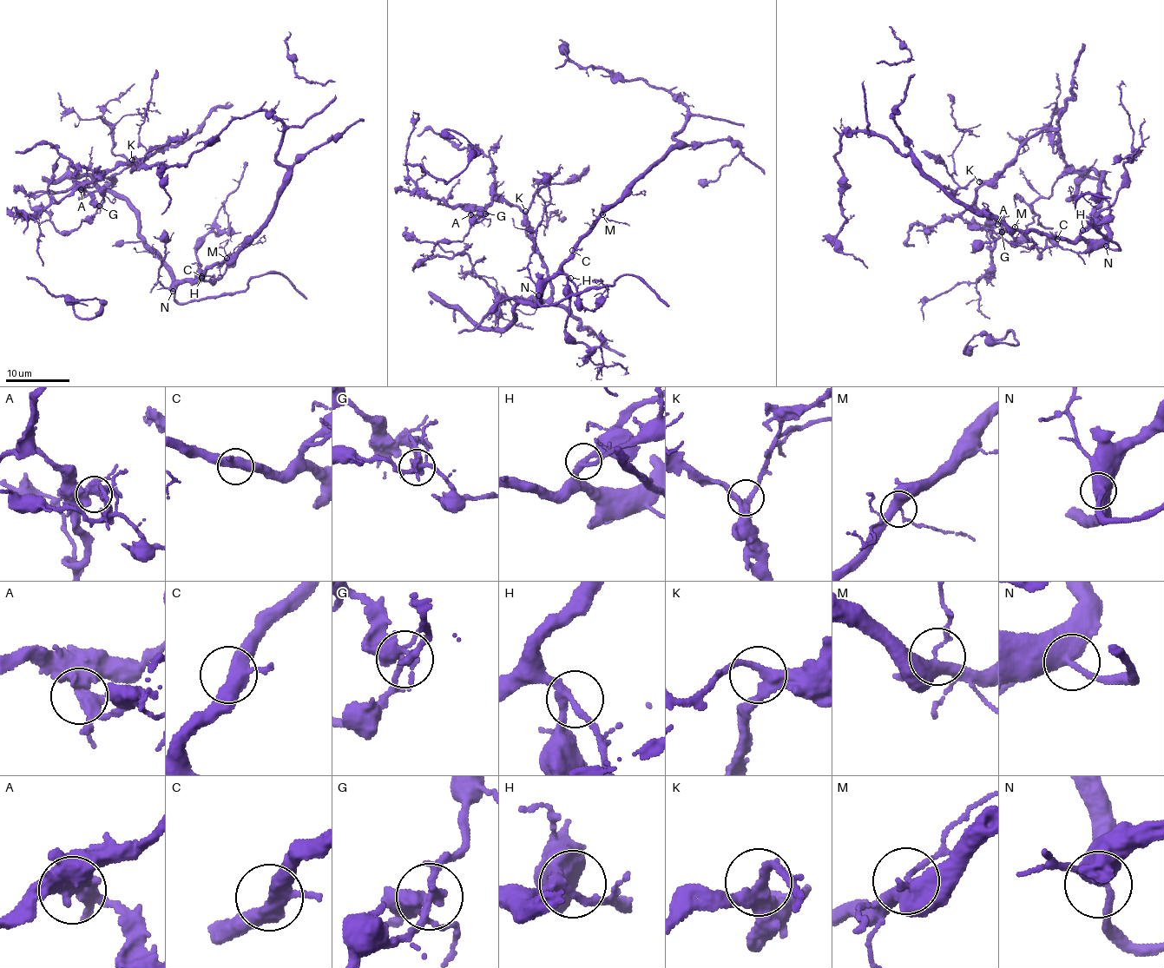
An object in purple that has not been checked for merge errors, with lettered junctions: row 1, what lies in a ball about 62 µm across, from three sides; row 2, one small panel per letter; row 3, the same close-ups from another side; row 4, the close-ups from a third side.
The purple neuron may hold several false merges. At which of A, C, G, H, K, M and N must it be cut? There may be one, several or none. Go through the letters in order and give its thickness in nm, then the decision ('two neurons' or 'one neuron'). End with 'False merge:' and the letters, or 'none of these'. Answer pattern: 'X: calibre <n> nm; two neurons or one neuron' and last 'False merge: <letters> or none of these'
A: calibre 420 nm; one neuron
C: calibre 400 nm; one neuron
G: calibre 280 nm; two neurons
H: calibre 280 nm; one neuron
K: calibre 300 nm; one neuron
M: calibre 320 nm; one neuron
N: calibre 600 nm; one neuron
False merge: G

